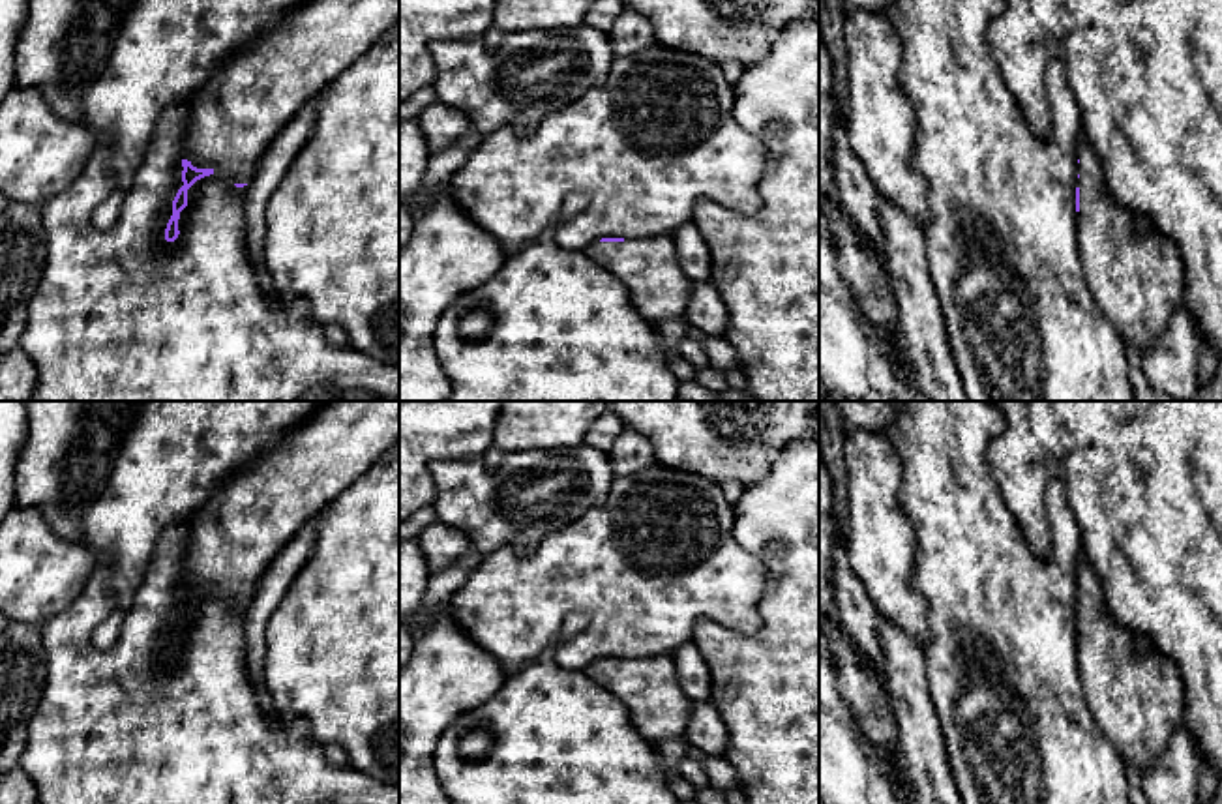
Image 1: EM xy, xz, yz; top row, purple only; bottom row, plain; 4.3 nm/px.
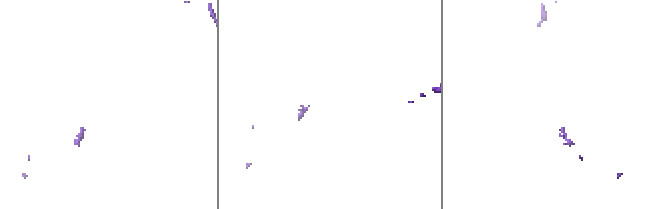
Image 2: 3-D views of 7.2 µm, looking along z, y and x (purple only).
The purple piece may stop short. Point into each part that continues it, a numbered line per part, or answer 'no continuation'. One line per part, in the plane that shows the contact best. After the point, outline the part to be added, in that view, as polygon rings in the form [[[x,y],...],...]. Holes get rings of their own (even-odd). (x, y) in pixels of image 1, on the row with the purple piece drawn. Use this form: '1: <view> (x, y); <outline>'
1: xy (250, 96); [[[306,0],[277,28],[249,49],[223,60],[193,99],[186,133],[186,159],[197,169],[214,169],[236,184],[249,184],[257,161],[283,126],[317,94],[360,58],[399,19],[399,0]]]

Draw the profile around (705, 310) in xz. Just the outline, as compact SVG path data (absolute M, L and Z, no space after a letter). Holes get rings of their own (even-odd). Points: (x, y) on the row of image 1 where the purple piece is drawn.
M710 281L693 283L682 319L688 326L699 328L708 337L725 335L727 311Z

